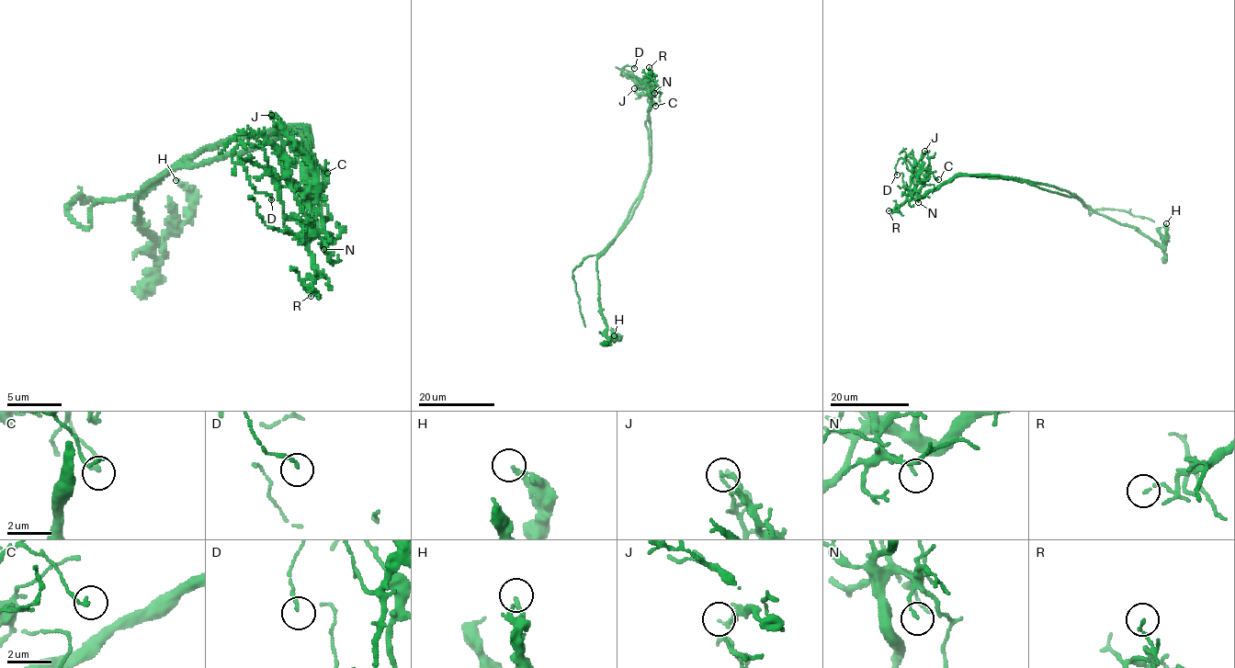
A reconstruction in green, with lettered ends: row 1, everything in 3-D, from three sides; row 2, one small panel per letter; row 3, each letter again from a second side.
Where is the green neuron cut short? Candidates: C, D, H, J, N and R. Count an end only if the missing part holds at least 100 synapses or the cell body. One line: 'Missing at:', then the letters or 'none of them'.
Missing at: none of them

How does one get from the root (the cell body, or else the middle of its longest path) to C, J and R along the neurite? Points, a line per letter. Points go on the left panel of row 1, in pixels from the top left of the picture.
C: (270, 139), (300, 131), (305, 142), (309, 136), (308, 204), (315, 227), (310, 234), (311, 164), (327, 173)
J: (270, 139), (309, 136), (310, 234), (318, 175), (271, 115)
R: (270, 139), (300, 131), (305, 142), (309, 136), (308, 204), (315, 227), (305, 237), (315, 272), (311, 296)

